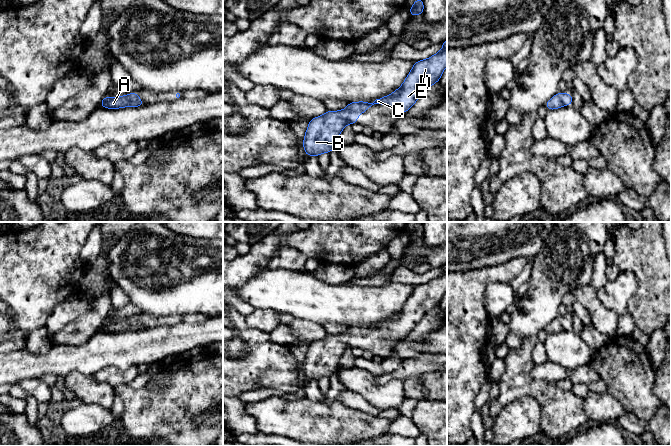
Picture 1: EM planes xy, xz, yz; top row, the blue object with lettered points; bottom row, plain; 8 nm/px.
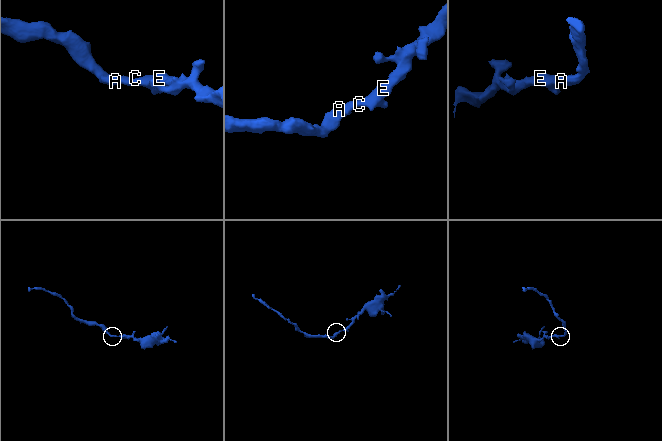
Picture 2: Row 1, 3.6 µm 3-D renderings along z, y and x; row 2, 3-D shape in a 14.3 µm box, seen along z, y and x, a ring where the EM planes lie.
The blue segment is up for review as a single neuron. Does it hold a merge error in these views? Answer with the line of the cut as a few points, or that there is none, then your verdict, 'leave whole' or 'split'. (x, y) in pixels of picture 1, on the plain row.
cut none; leave whole

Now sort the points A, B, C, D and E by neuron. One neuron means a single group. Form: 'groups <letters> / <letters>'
groups A B C D E

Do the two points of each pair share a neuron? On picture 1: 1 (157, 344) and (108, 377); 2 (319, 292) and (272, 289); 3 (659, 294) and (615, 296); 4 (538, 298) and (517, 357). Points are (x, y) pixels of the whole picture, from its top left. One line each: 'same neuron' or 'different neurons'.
1: different neurons
2: same neuron
3: different neurons
4: different neurons

